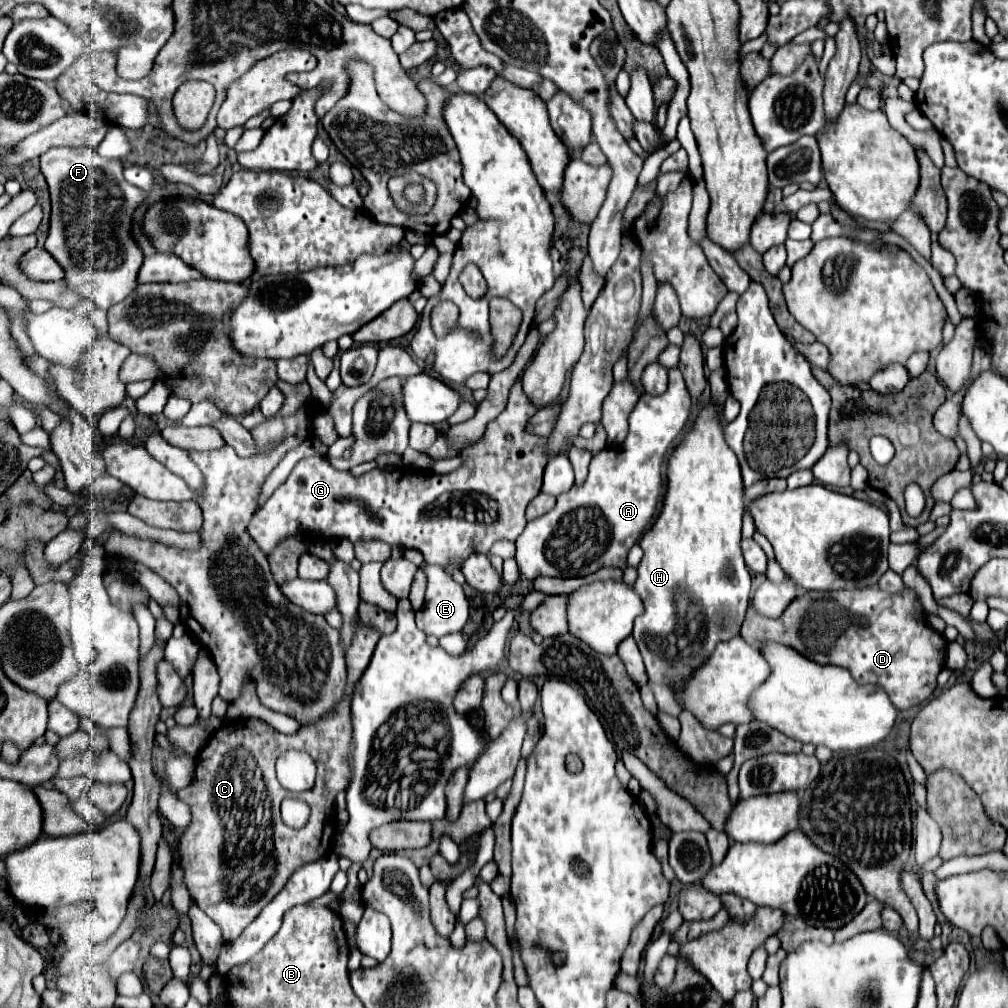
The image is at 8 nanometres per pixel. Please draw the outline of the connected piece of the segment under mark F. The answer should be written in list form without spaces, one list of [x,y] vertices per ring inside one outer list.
[[[50,148],[40,156],[40,168],[46,176],[52,198],[50,234],[44,248],[64,268],[64,280],[74,294],[94,302],[102,310],[108,310],[112,304],[124,300],[132,288],[136,288],[136,270],[140,268],[140,260],[144,256],[130,236],[130,220],[136,206],[146,198],[146,192],[124,180],[124,166],[120,160],[102,158],[94,148]]]

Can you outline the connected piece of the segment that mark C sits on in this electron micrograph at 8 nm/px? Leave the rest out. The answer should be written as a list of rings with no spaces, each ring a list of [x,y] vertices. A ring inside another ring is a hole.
[[[358,624],[358,634],[346,654],[346,664],[348,664],[346,696],[330,716],[326,716],[314,726],[302,726],[296,736],[280,734],[258,718],[244,718],[240,722],[224,724],[220,730],[212,734],[208,744],[196,756],[196,776],[192,784],[176,792],[176,796],[190,806],[190,814],[192,814],[188,828],[178,838],[178,854],[180,854],[180,866],[184,870],[186,888],[192,900],[198,904],[198,908],[204,910],[222,928],[226,942],[236,940],[236,936],[240,936],[240,932],[260,914],[260,910],[280,892],[280,888],[286,886],[286,882],[298,868],[302,868],[308,862],[316,862],[324,854],[328,854],[332,840],[326,840],[324,846],[322,840],[324,824],[326,818],[334,814],[334,796],[340,790],[346,790],[350,784],[350,768],[346,762],[346,756],[350,752],[350,738],[352,738],[350,718],[348,718],[348,696],[352,692],[352,686],[360,680],[362,672],[366,670],[378,638],[380,634],[376,630]],[[286,750],[302,750],[312,756],[318,768],[314,788],[294,794],[280,786],[280,782],[276,780],[274,764],[276,758]],[[320,790],[322,790],[322,822],[320,822]],[[286,796],[296,796],[310,806],[310,820],[300,830],[288,828],[280,818],[280,802]]]

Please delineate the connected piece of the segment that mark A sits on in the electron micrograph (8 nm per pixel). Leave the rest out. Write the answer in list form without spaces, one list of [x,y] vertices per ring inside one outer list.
[[[677,368],[668,369],[668,389],[660,396],[644,393],[630,416],[628,436],[618,448],[605,448],[590,462],[590,474],[582,488],[570,488],[558,496],[556,506],[546,514],[526,524],[524,532],[516,540],[516,562],[520,572],[534,580],[536,576],[560,576],[578,578],[600,570],[602,566],[626,568],[626,554],[638,542],[638,538],[652,526],[658,512],[658,498],[662,494],[662,464],[678,438],[686,430],[690,412],[690,392]]]

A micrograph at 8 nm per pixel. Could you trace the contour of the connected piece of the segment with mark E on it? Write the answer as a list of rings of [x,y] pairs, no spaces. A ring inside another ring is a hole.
[[[422,562],[420,568],[424,570],[426,574],[426,580],[428,580],[428,588],[426,588],[426,598],[424,598],[424,606],[416,612],[416,626],[426,632],[428,636],[446,636],[446,634],[452,634],[452,632],[460,632],[462,626],[466,624],[468,620],[468,600],[464,596],[464,590],[460,584],[456,584],[452,580],[452,576],[448,572],[444,572],[442,566],[436,566],[436,564],[426,564]]]

